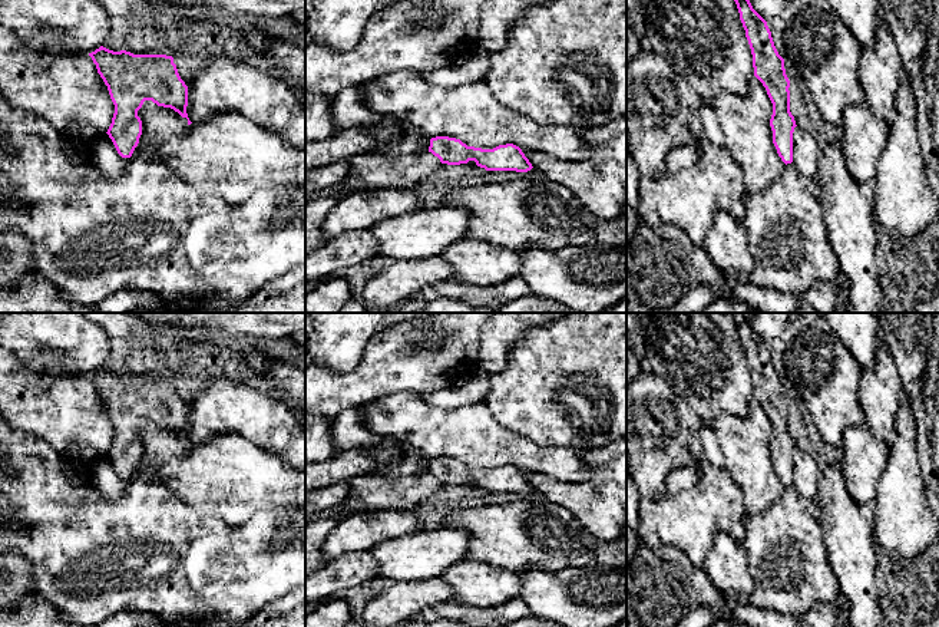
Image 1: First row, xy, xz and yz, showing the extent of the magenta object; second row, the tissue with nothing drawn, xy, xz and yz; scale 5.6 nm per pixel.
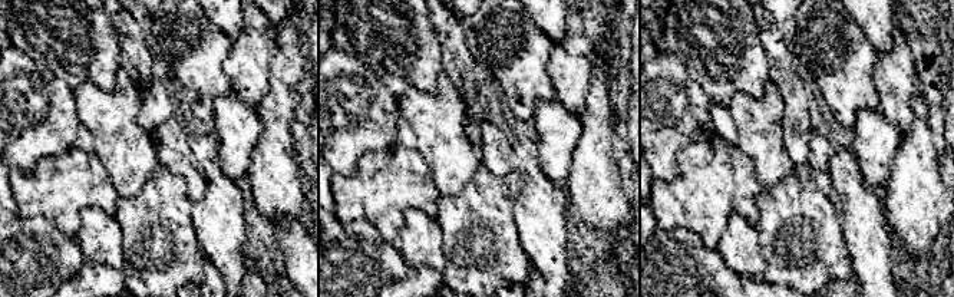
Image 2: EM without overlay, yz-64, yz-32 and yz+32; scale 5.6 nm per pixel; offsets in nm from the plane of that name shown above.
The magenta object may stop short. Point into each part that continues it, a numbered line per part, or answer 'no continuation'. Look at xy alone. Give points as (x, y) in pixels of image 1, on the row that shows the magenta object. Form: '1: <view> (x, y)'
no continuation

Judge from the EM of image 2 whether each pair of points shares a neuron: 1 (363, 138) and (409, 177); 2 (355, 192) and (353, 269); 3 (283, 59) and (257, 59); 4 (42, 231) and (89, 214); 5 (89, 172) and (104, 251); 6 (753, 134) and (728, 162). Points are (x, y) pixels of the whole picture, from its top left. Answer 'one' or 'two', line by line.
1: two
2: two
3: two
4: two
5: two
6: two

